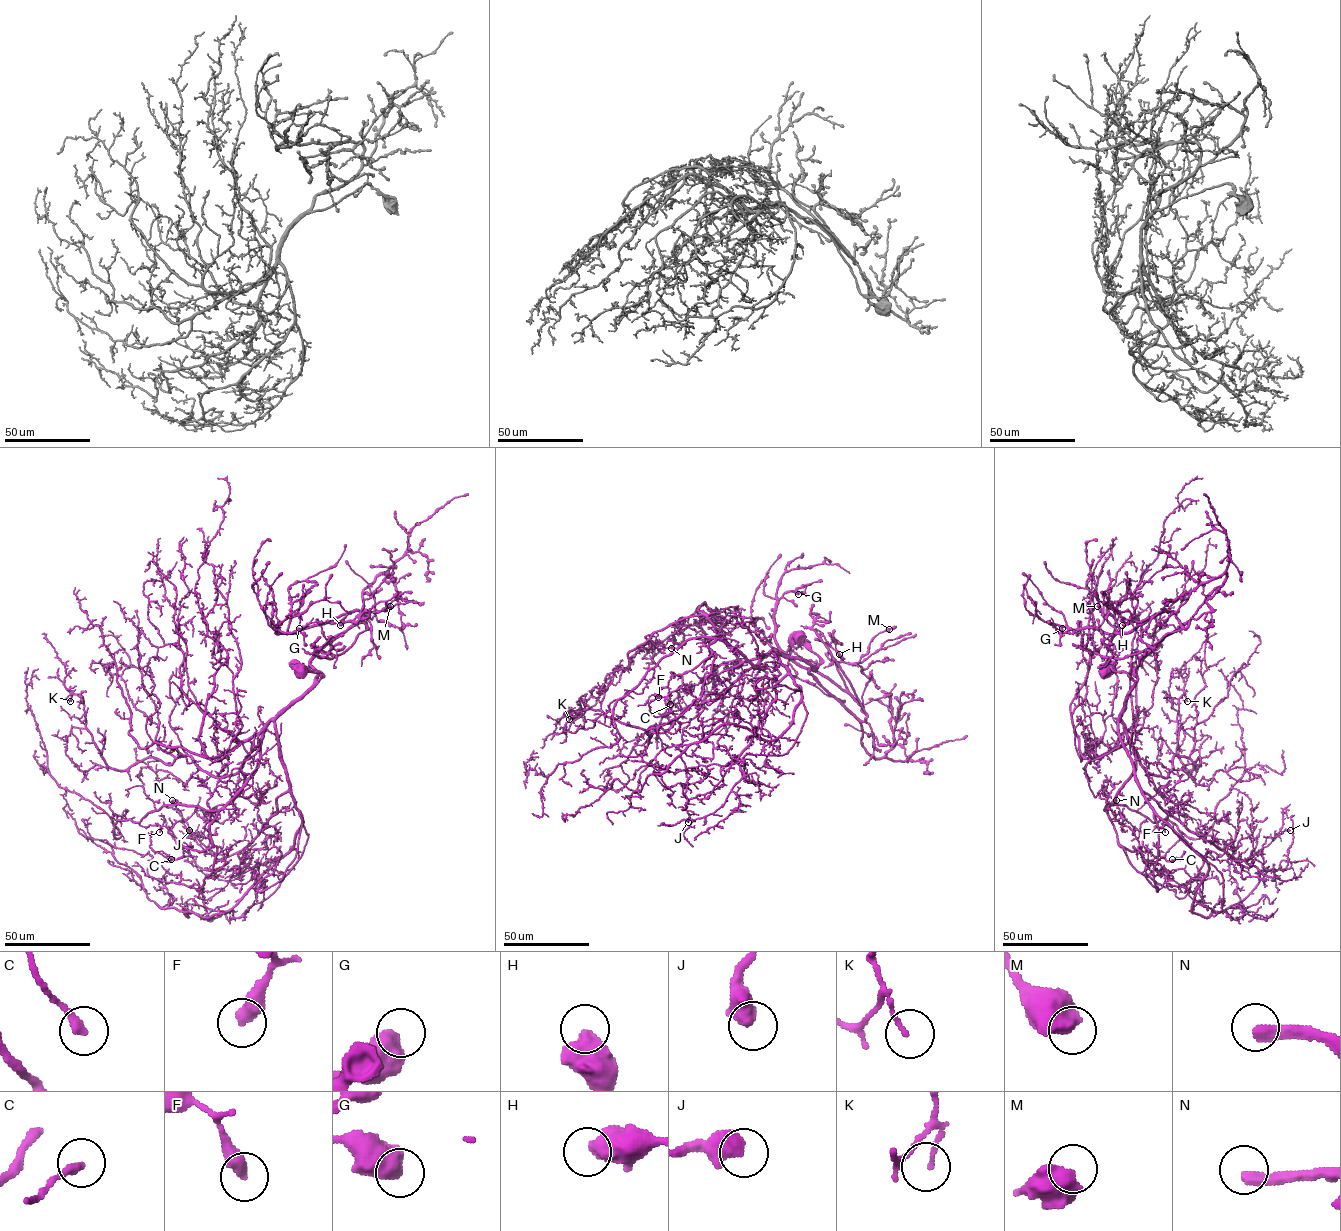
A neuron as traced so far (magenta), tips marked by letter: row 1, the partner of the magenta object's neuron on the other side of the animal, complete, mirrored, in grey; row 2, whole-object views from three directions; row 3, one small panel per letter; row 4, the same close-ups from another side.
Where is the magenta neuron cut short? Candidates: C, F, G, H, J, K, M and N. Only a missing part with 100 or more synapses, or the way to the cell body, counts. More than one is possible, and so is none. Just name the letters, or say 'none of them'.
N

